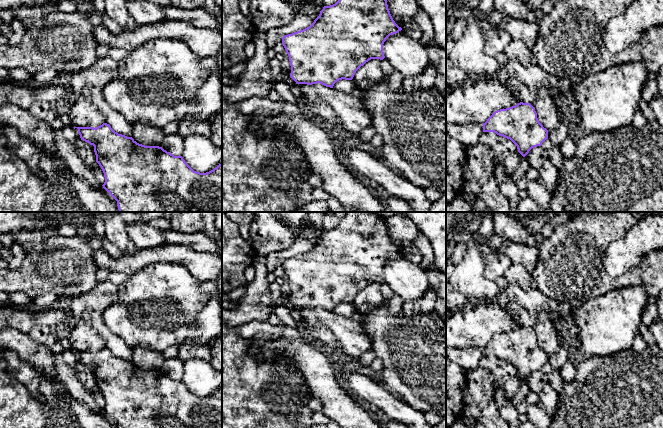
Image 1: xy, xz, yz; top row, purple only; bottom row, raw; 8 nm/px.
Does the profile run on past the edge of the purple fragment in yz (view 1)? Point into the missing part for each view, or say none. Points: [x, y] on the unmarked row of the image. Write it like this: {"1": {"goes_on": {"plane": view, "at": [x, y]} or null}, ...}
{"1": {"goes_on": null}}

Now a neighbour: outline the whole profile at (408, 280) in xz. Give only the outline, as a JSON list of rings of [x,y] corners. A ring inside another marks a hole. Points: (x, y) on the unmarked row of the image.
[[[402,254],[386,263],[383,276],[404,303],[421,298],[430,287],[427,272],[420,264],[408,261]]]

